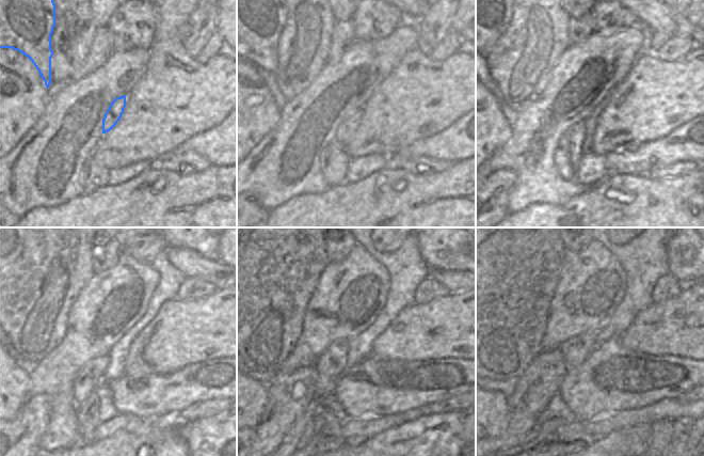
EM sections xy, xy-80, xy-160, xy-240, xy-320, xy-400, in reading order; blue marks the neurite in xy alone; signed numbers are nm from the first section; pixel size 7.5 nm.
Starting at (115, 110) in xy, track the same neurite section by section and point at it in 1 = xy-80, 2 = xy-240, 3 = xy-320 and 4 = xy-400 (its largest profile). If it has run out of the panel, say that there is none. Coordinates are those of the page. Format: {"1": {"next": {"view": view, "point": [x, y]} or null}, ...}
{"1": {"next": {"view": "xy-80", "point": [346, 130]}}, "2": {"next": {"view": "xy-240", "point": [88, 420]}}, "3": {"next": {"view": "xy-320", "point": [323, 434]}}, "4": {"next": {"view": "xy-400", "point": [557, 437]}}}

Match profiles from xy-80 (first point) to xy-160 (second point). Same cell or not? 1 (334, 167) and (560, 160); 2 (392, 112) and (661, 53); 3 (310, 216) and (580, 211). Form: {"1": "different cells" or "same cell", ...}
{"1": "same cell", "2": "different cells", "3": "same cell"}

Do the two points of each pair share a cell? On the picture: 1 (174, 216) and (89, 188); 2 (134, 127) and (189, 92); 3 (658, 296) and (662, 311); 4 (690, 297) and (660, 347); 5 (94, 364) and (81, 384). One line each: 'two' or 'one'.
1: two
2: one
3: two
4: one
5: one

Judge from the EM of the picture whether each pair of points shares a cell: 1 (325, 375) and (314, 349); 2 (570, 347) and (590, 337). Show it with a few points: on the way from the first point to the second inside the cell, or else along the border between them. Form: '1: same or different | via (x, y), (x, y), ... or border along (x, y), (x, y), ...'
1: different | border along (336, 340), (315, 363)
2: same | via (575, 347), (579, 347), (585, 343)

